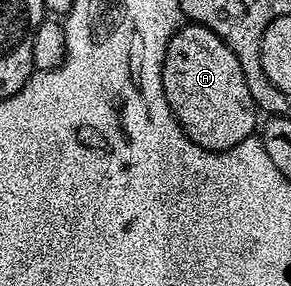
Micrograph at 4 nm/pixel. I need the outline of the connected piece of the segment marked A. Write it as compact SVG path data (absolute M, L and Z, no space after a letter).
M186 23L179 27L166 48L162 64L162 86L174 117L180 127L200 147L213 153L223 153L236 147L236 143L255 136L260 125L260 110L248 91L244 71L240 71L240 59L232 55L228 43L224 43L208 27L197 23Z

